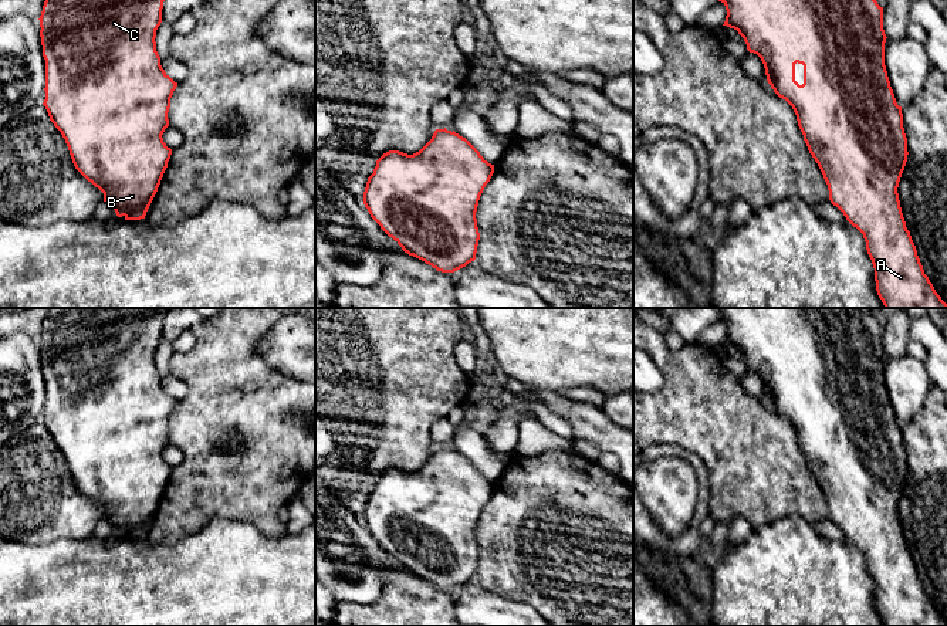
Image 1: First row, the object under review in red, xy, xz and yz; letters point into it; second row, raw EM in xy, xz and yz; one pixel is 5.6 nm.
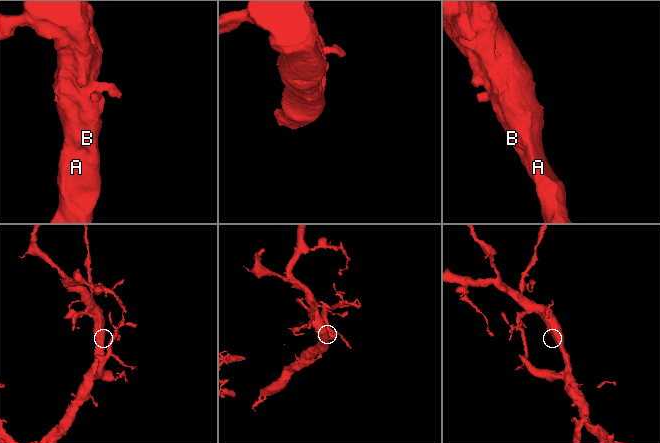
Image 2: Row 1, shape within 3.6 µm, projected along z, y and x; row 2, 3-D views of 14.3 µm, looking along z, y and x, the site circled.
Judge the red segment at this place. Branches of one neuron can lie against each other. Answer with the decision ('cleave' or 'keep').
keep

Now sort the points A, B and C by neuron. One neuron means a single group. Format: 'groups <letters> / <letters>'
groups A B C

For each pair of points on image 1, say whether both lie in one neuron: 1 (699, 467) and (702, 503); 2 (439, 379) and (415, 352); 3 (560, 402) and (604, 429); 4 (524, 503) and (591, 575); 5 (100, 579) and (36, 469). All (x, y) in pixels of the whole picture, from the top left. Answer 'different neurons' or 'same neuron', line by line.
1: same neuron
2: same neuron
3: same neuron
4: same neuron
5: different neurons

